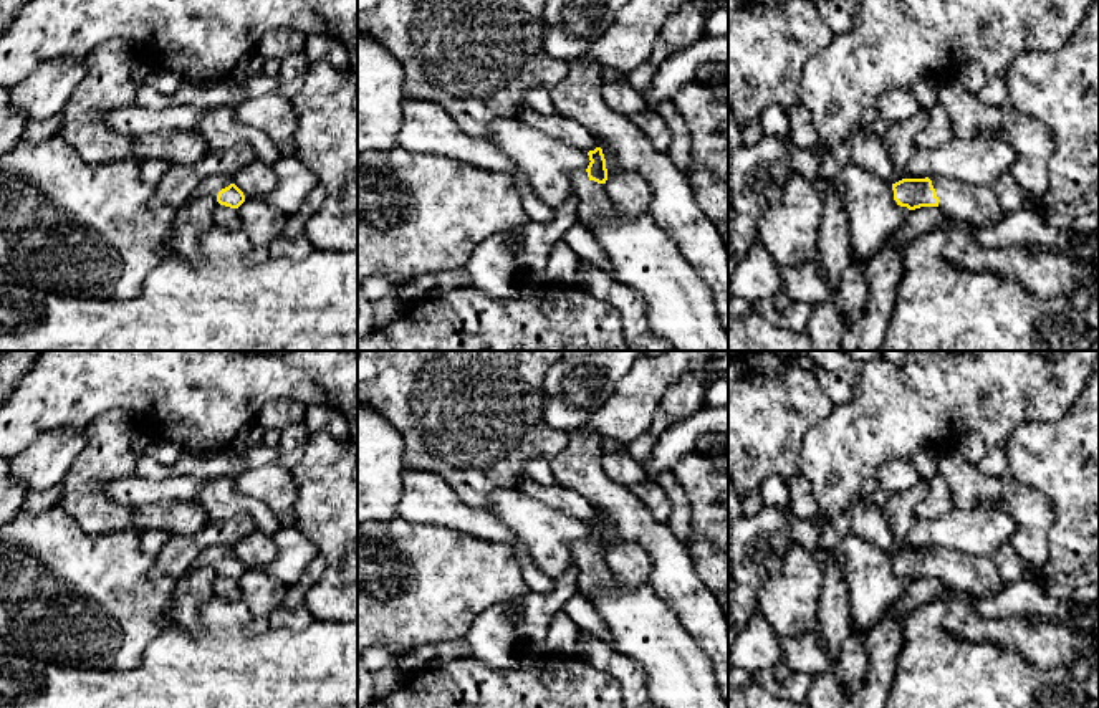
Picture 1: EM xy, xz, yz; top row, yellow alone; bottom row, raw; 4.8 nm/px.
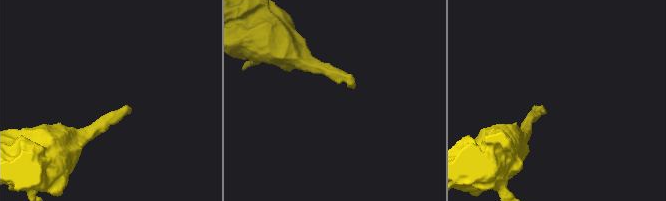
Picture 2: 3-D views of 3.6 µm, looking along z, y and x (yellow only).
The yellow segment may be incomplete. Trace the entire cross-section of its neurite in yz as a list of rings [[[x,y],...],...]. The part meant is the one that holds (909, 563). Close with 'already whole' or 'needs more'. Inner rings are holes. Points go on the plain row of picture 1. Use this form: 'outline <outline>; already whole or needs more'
outline [[[952,548],[902,549],[892,554],[894,571],[900,577],[940,577],[950,589],[991,597],[1001,592],[1000,569],[986,556]]]; needs more

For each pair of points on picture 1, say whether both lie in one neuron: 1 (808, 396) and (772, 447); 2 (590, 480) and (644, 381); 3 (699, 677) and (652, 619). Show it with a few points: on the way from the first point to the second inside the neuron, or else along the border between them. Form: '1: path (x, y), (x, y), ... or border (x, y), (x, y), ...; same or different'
1: path (801, 409), (801, 414), (782, 434); same
2: border (576, 430), (585, 434), (598, 432), (603, 437); different
3: path (684, 662), (657, 634); same

